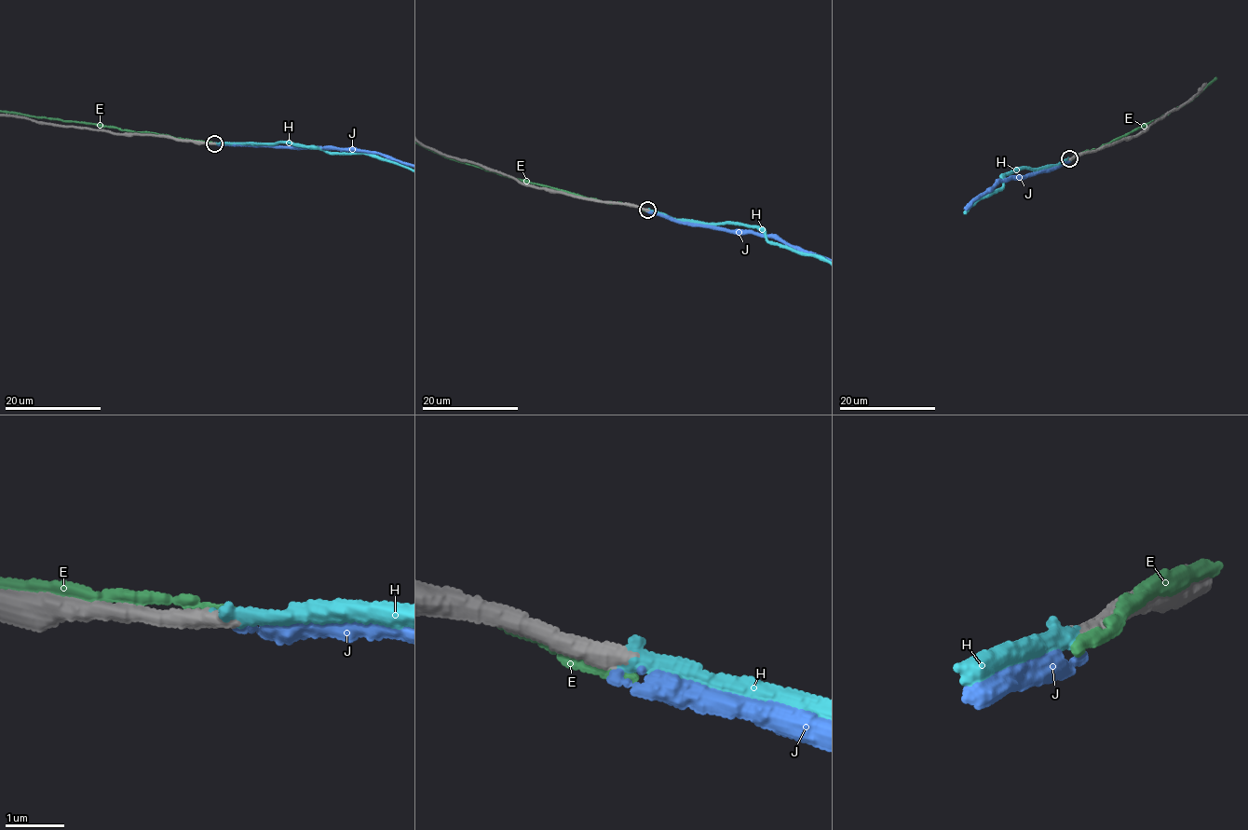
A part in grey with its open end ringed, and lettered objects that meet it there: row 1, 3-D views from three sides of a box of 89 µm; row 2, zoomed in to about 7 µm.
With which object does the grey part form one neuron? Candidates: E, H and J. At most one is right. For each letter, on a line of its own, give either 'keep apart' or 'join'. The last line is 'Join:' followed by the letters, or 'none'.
E: keep apart
H: join
J: keep apart
Join: H

